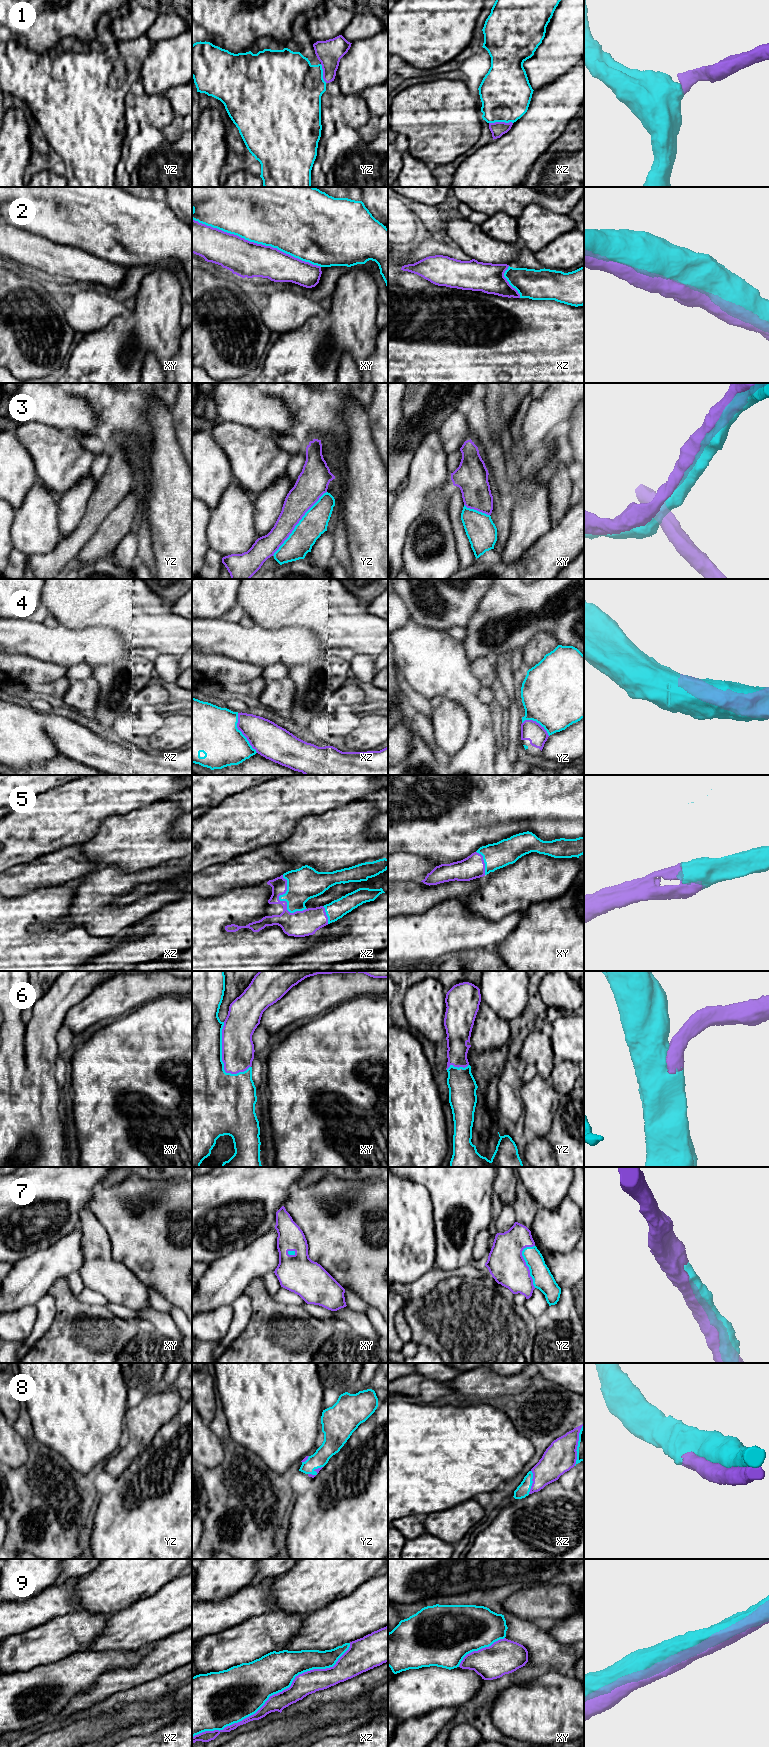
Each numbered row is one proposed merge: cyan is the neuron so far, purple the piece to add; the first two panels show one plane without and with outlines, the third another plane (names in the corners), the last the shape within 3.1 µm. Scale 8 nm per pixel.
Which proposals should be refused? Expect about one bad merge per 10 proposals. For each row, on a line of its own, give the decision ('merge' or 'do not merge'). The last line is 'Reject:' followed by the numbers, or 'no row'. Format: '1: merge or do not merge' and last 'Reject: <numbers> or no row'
1: merge
2: merge
3: merge
4: merge
5: merge
6: merge
7: merge
8: merge
9: merge
Reject: no row

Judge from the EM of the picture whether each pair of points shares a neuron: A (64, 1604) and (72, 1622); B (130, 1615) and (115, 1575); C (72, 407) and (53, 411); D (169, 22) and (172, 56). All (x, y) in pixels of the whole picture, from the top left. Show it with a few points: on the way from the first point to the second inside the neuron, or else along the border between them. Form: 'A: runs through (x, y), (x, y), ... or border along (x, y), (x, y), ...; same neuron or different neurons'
A: border along (76, 1610), (60, 1614), (46, 1622); different neurons
B: border along (148, 1596), (111, 1614); different neurons
C: runs through (67, 410), (58, 410); same neuron
D: border along (181, 32), (173, 37), (159, 40), (156, 43); different neurons

